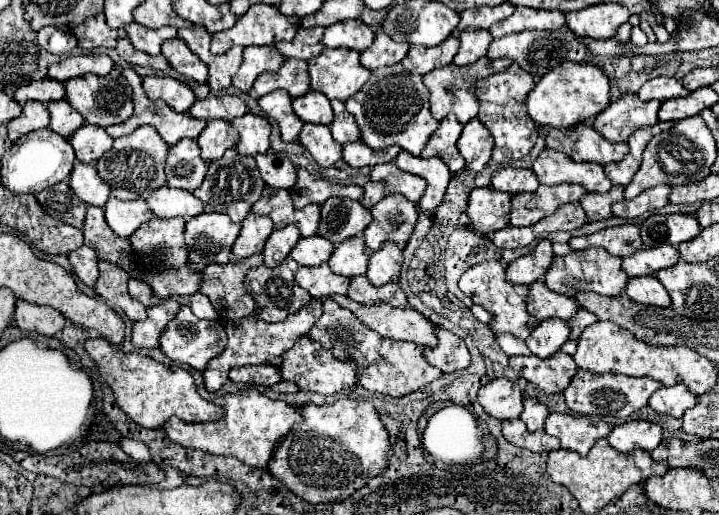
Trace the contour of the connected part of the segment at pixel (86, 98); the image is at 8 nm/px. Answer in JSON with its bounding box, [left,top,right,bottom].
[65,66,133,126]

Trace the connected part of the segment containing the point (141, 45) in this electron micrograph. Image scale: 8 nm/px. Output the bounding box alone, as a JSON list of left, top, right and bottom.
[125,22,177,56]

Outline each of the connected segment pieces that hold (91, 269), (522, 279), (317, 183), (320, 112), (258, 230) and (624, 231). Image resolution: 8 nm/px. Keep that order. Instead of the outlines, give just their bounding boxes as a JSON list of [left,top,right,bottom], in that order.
[[69,246,99,286],[507,238,553,286],[291,168,363,208],[293,90,333,124],[233,212,273,258],[569,222,643,258]]

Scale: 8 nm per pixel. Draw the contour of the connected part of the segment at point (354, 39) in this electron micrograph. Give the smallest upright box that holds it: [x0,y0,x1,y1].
[325,20,375,52]

